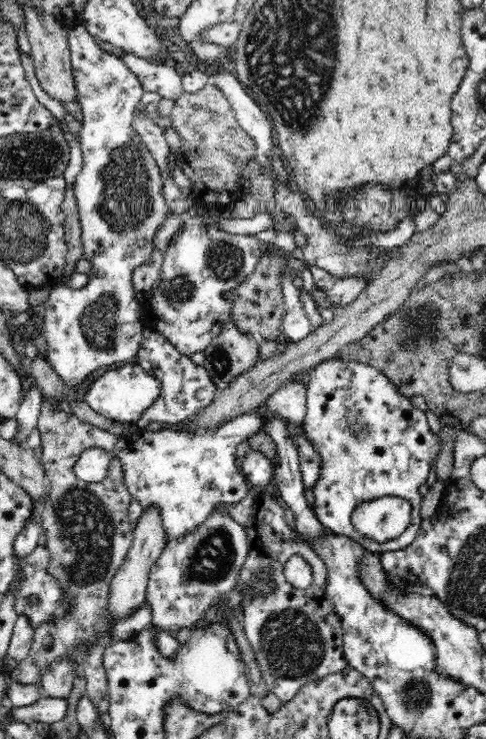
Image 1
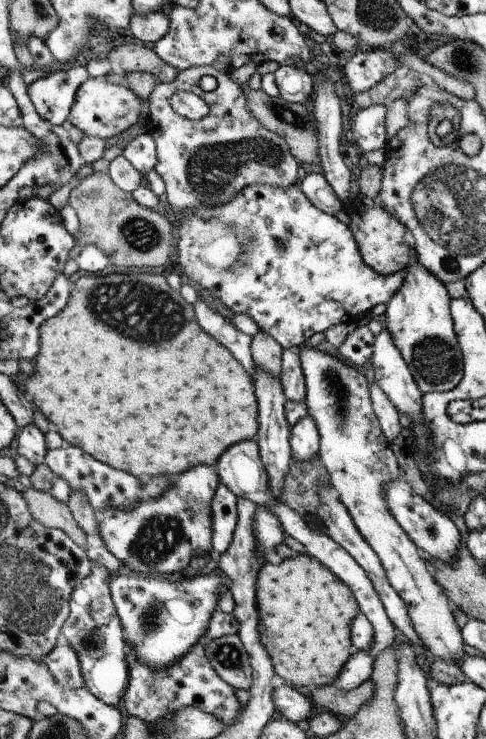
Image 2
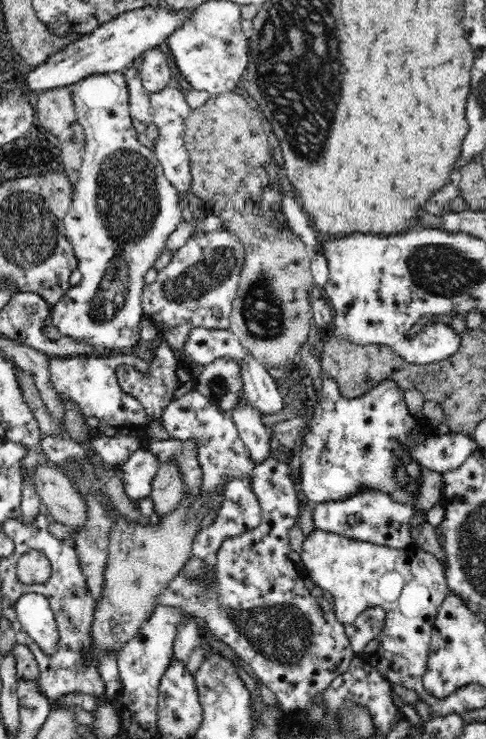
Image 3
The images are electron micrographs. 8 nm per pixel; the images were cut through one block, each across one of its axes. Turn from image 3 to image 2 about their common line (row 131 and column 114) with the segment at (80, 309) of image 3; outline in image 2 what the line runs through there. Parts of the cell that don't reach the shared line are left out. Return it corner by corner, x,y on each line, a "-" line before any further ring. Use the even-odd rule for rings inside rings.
105,76
89,77
84,84
78,87
75,94
75,101
68,116
68,121
82,130
89,137
107,140
112,136
122,134
138,122
138,118
144,113
147,114
146,103
140,100
130,87
116,85
106,80

